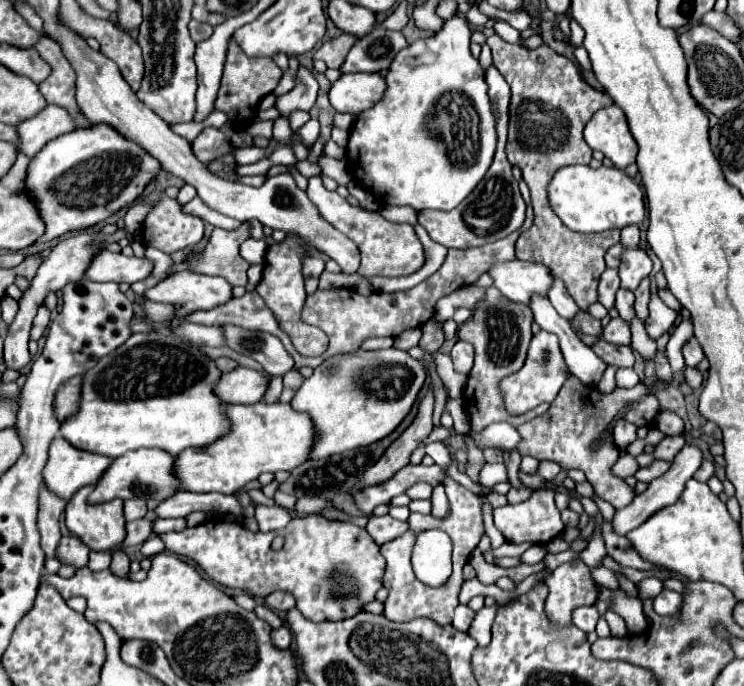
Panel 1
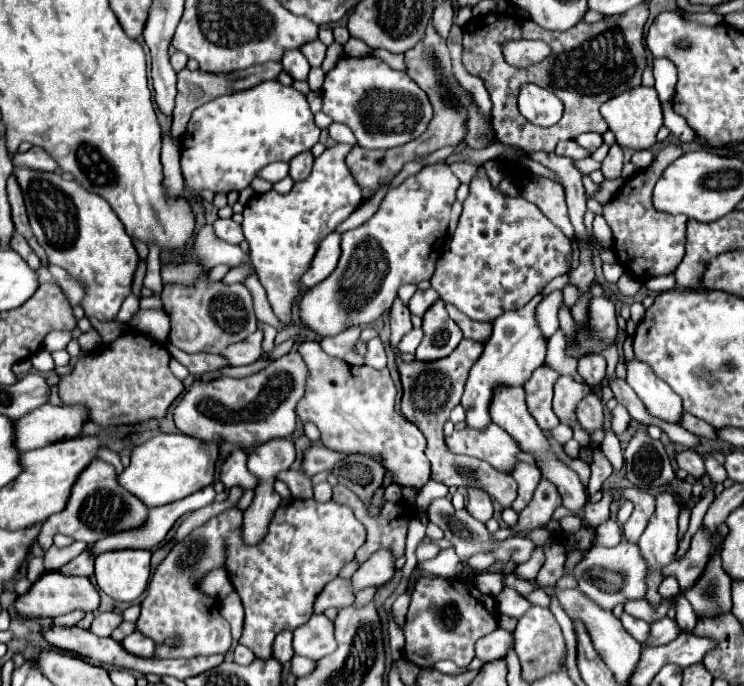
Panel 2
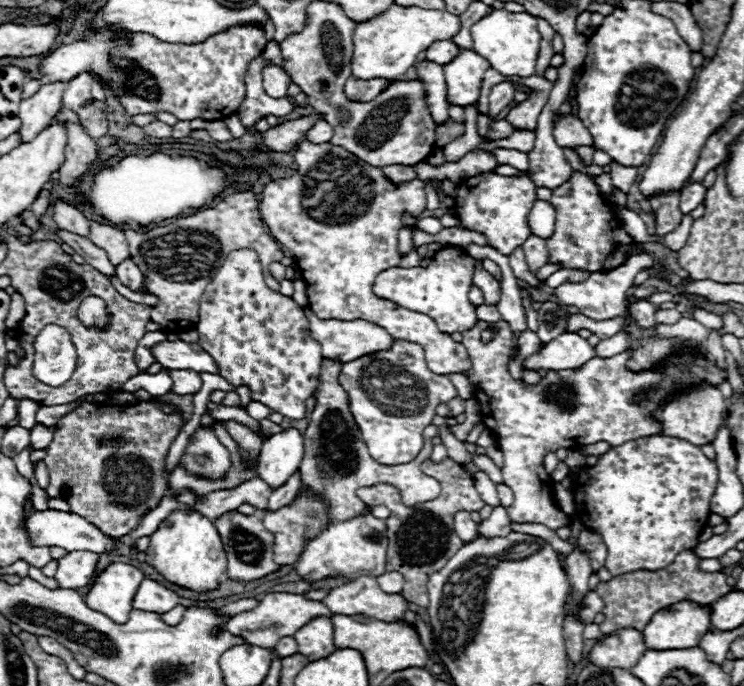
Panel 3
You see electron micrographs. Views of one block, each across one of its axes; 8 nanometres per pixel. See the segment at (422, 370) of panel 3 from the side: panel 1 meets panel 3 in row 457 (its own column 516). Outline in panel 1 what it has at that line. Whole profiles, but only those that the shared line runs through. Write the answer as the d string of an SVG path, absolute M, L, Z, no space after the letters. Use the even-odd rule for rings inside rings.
M540 330L538 334L534 334L534 338L530 342L528 358L526 358L524 366L518 372L510 374L508 378L502 378L498 388L500 388L506 410L512 416L520 416L520 414L526 414L526 412L534 410L542 402L550 404L558 396L558 392L560 392L560 388L562 388L562 384L566 380L568 380L568 366L564 362L562 352L560 352L558 338L554 334L550 334L550 332Z

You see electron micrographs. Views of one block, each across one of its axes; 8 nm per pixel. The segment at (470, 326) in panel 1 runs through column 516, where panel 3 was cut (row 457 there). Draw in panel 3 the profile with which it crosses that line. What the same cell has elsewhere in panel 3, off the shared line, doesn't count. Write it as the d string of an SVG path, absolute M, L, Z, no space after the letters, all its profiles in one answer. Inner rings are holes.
M322 362L318 386L314 390L316 406L314 412L308 418L308 428L304 432L306 438L306 454L300 464L300 474L302 474L302 488L310 486L324 494L330 502L330 512L334 520L348 520L354 518L362 512L364 502L356 496L356 490L362 486L386 482L398 488L402 500L406 506L416 506L420 502L434 500L440 494L440 482L432 476L422 474L420 464L426 460L432 452L432 438L438 436L436 426L428 426L424 430L424 448L420 450L418 458L402 464L402 466L382 466L374 462L366 450L366 444L362 444L360 430L348 410L348 396L344 394L342 386L338 384L338 374L340 374L342 364L340 362Z

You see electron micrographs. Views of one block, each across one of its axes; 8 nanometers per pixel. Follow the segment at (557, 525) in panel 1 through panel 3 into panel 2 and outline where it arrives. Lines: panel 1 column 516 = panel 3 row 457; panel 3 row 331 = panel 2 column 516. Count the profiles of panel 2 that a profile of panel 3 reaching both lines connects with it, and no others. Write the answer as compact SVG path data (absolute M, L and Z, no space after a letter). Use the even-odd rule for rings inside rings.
M520 462L520 464L514 468L512 478L518 482L518 498L514 500L512 508L514 508L516 512L520 512L520 510L526 508L526 504L532 500L534 488L536 488L536 484L540 482L540 470L534 464Z

